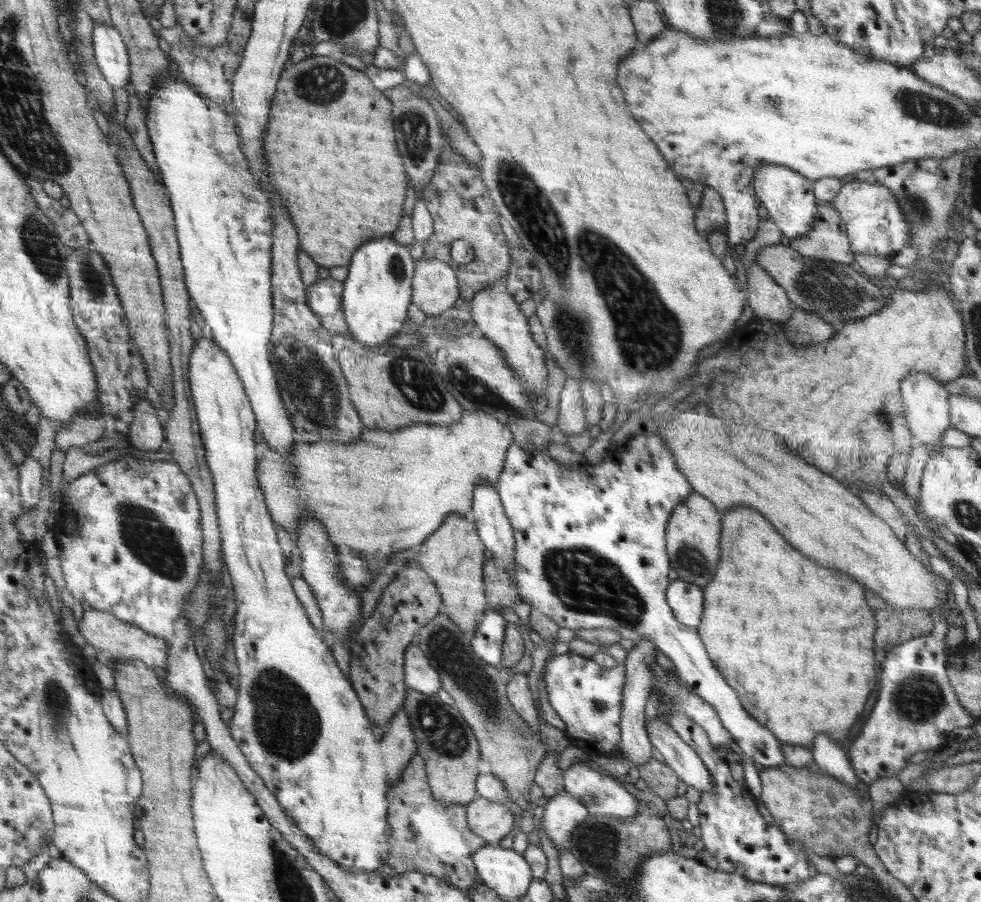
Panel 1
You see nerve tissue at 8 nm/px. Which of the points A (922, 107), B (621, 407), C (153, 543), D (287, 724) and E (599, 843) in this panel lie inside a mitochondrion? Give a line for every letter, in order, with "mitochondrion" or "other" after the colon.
A: mitochondrion
B: other
C: mitochondrion
D: mitochondrion
E: mitochondrion

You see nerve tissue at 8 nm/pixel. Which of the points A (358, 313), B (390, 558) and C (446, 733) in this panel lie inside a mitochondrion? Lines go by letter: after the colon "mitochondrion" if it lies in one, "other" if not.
A: other
B: other
C: mitochondrion

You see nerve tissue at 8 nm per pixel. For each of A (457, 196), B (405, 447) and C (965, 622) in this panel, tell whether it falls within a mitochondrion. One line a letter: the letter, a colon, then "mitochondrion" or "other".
A: other
B: other
C: other

